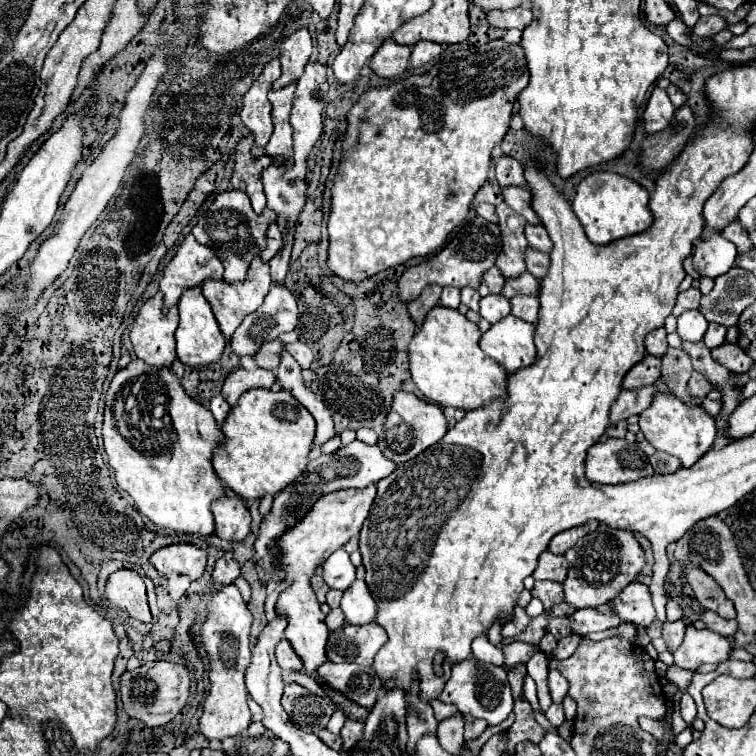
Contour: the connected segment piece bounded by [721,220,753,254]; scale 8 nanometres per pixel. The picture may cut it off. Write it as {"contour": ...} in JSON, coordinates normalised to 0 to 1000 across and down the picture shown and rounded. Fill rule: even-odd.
{"contour":[[[978,291],[962,296],[962,299],[954,304],[954,310],[975,325],[975,333],[978,333],[978,336],[991,333],[991,331],[996,328],[996,323],[993,323],[993,317],[991,317],[991,310],[988,310],[988,304],[978,296]]]}

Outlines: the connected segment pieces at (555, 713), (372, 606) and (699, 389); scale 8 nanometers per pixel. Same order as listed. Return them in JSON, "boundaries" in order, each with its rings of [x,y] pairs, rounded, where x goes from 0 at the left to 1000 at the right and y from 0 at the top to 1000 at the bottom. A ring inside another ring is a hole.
{"boundaries":[[[[734,929],[726,934],[726,939],[721,942],[721,947],[724,947],[724,950],[726,950],[726,955],[729,955],[729,958],[734,958],[734,960],[742,960],[742,958],[747,955],[745,934],[742,934],[742,931],[734,931]]],[[[470,767],[451,791],[451,807],[456,810],[459,825],[488,825],[499,815],[499,796],[493,794],[483,767]]],[[[917,492],[909,513],[911,513],[911,521],[914,521],[917,526],[933,526],[935,519],[946,516],[946,511],[943,511],[930,495],[925,495],[925,492]]]]}

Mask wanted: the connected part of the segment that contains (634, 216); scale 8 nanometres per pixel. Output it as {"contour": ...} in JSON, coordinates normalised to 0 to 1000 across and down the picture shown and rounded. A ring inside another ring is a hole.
{"contour":[[[784,228],[771,235],[755,272],[784,323],[806,323],[811,317],[851,307],[864,294],[864,283],[858,278],[858,254],[840,238],[811,228]]]}

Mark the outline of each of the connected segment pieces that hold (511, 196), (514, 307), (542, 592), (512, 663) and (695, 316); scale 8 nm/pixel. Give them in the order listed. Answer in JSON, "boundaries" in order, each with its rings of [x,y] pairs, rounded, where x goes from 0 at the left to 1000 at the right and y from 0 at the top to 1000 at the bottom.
{"boundaries":[[[[673,246],[673,249],[663,249],[665,257],[665,267],[671,267],[671,272],[689,283],[700,296],[713,296],[713,288],[708,286],[705,275],[702,275],[702,257],[700,249],[689,249],[689,246]]],[[[687,389],[687,392],[679,392],[673,399],[676,399],[676,415],[681,421],[689,421],[694,426],[708,429],[710,413],[713,413],[713,397],[710,397],[710,392]]],[[[708,770],[702,788],[713,791],[721,799],[721,807],[726,810],[731,799],[745,796],[745,775],[739,770]]],[[[676,849],[671,854],[665,854],[665,865],[668,865],[668,884],[671,886],[679,886],[684,884],[687,878],[697,878],[700,870],[713,860],[713,854],[705,854],[705,852],[697,852],[697,849]]],[[[909,410],[896,421],[896,442],[901,450],[911,452],[927,452],[935,439],[935,423],[930,423],[930,415],[925,410]]]]}

